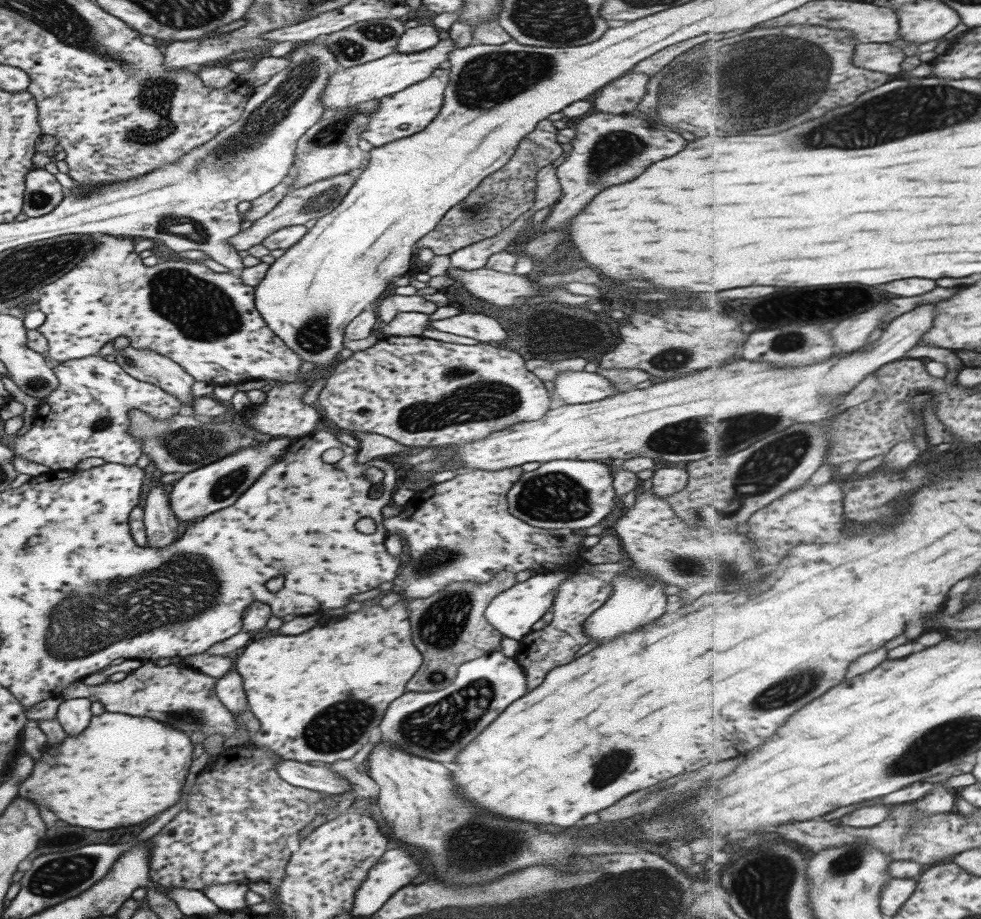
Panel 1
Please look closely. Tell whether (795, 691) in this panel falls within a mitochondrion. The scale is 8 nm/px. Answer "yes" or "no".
yes

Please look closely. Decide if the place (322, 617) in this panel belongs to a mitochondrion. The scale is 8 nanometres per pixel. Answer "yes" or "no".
no

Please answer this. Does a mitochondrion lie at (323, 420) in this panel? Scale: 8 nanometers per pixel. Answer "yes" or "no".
no

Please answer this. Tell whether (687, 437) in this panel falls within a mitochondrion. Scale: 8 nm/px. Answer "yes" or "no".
yes

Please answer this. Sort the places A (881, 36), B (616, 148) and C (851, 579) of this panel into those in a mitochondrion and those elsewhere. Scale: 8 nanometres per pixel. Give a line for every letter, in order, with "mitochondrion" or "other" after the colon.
A: other
B: mitochondrion
C: other

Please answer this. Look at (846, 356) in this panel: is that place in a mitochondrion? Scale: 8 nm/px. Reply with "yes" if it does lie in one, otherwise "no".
no

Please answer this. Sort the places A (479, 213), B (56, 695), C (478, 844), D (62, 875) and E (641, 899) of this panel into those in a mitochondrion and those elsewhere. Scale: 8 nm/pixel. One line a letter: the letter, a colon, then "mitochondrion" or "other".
A: mitochondrion
B: other
C: mitochondrion
D: mitochondrion
E: mitochondrion

